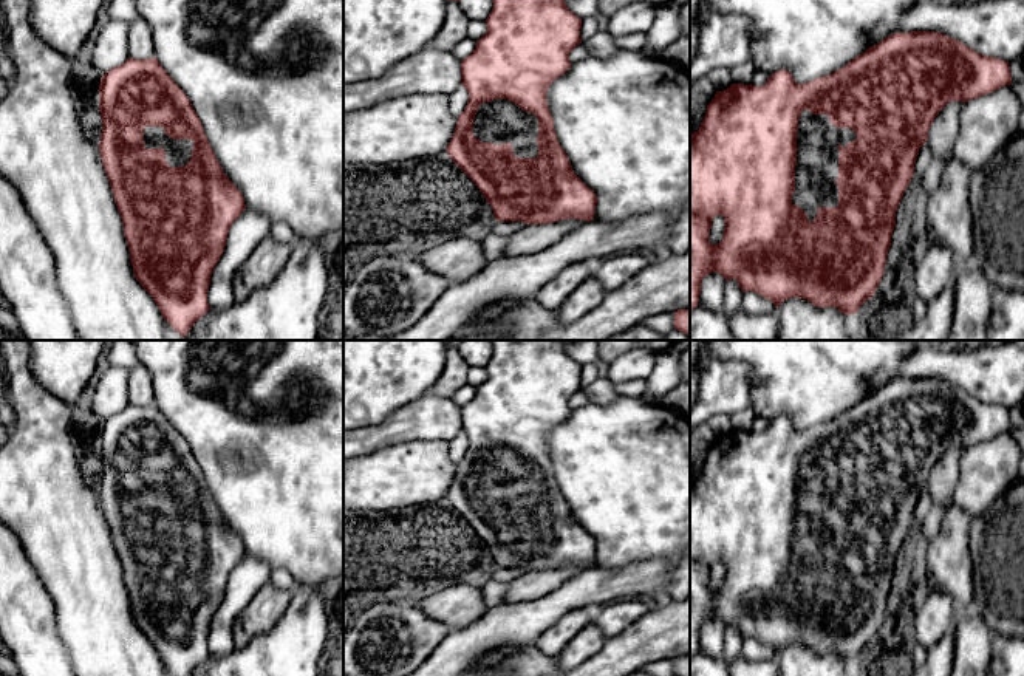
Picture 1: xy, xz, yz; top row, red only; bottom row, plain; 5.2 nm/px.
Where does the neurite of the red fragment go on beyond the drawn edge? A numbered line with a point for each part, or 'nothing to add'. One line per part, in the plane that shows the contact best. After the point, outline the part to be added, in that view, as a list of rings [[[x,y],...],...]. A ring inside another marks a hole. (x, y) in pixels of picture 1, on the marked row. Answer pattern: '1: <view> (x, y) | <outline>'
1: yz (817, 158) | [[[803,110],[797,131],[795,192],[792,204],[801,207],[809,221],[818,207],[838,206],[838,149],[855,141],[852,128],[837,128],[828,114]]]

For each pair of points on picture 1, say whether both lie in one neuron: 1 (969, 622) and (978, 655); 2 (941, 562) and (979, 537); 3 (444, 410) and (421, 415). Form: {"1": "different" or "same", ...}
{"1": "same", "2": "different", "3": "same"}

